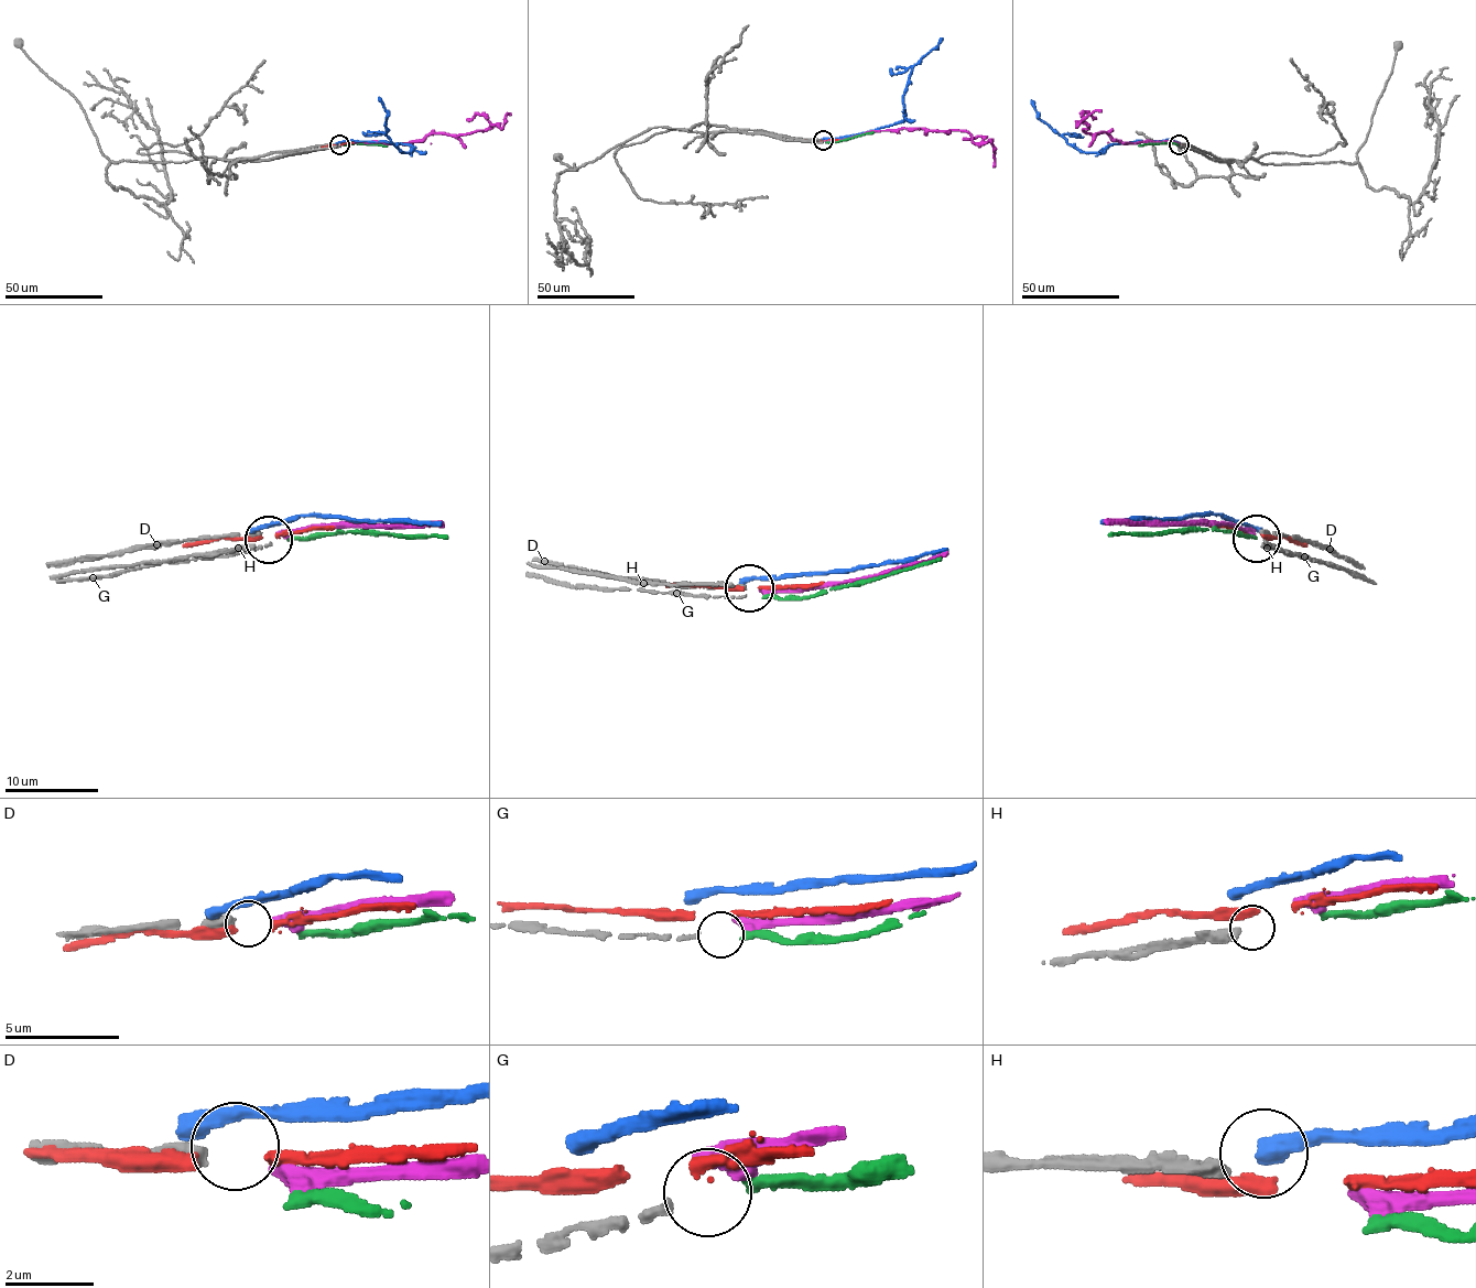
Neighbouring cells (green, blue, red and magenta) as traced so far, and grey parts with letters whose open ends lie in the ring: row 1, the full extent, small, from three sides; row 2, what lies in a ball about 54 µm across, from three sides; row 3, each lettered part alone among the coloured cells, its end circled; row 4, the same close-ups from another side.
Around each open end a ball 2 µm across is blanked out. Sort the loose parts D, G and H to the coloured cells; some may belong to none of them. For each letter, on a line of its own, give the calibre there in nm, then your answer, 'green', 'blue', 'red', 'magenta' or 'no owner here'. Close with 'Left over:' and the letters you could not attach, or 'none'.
D: calibre 440 nm; no owner here
G: calibre 180 nm; green
H: calibre 340 nm; no owner here
Left over: D, H

